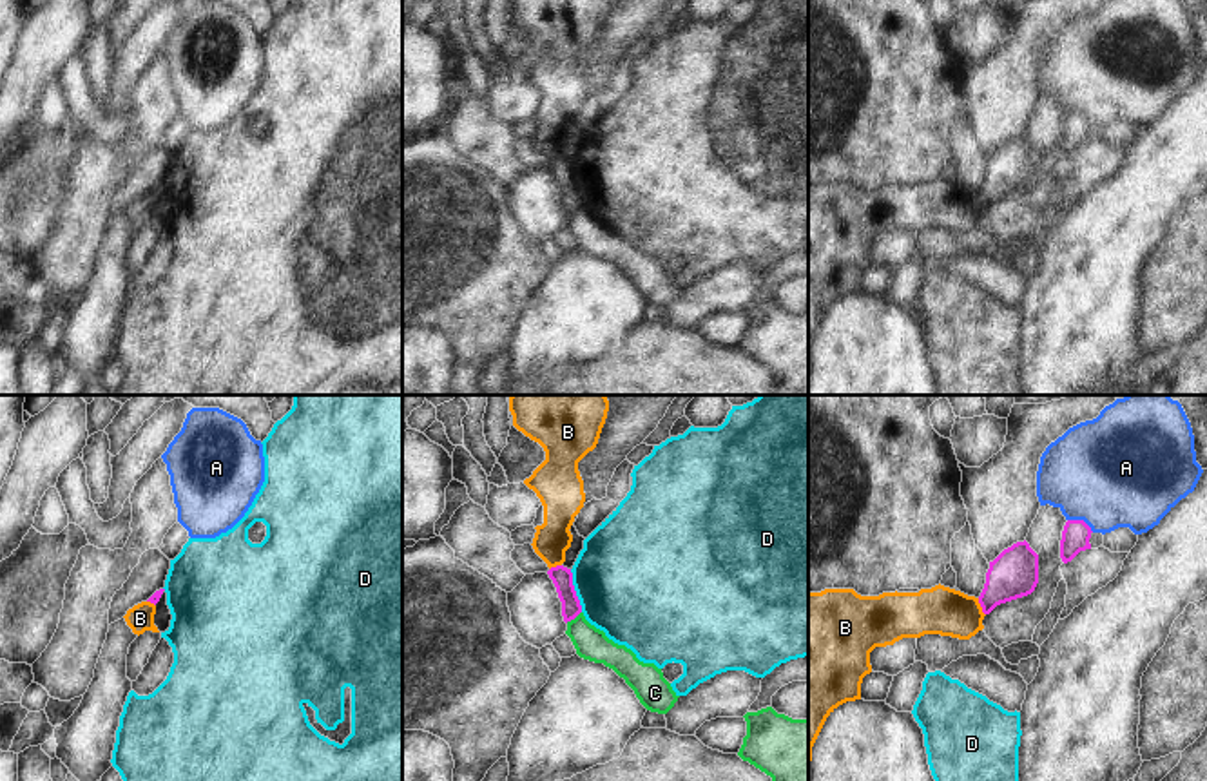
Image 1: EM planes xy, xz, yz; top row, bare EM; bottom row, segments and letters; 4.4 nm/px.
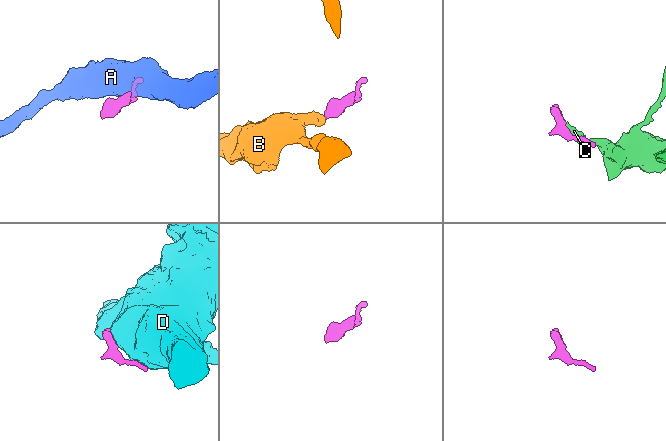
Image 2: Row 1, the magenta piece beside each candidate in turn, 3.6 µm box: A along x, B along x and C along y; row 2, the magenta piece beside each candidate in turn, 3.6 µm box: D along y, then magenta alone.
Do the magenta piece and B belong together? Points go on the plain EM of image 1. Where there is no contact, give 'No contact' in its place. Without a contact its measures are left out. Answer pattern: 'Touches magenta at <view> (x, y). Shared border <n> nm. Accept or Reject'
Touches magenta at yz (981, 200). Shared border 90 nm. Reject.

